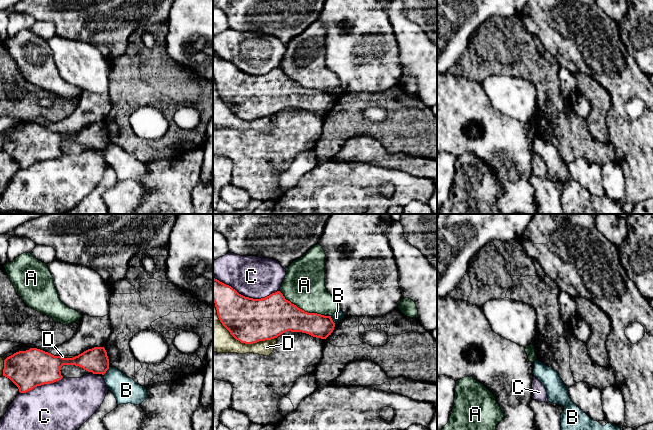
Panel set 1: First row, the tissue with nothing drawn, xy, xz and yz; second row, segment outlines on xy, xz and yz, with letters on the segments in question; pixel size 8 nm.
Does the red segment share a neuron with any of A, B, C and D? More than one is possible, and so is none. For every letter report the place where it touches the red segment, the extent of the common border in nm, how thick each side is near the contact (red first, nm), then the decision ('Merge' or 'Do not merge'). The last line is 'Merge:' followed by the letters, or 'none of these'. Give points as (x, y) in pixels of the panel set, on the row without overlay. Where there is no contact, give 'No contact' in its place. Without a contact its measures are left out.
A: Touches red at xz (301, 85). Shared border 440 nm. Thickness 320 nm (red) against 340 nm. Do not merge
B: Touches red at xz (332, 96). Shared border 80 nm. Thickness 190 nm (red) against 80 nm. Do not merge
C: Touches red at xz (246, 73). Shared border 550 nm. Thickness 360 nm (red) against 320 nm. Do not merge
D: Touches red at xz (236, 115). Shared border 600 nm. Thickness 360 nm (red) against 240 nm. Do not merge
Merge: none of these

